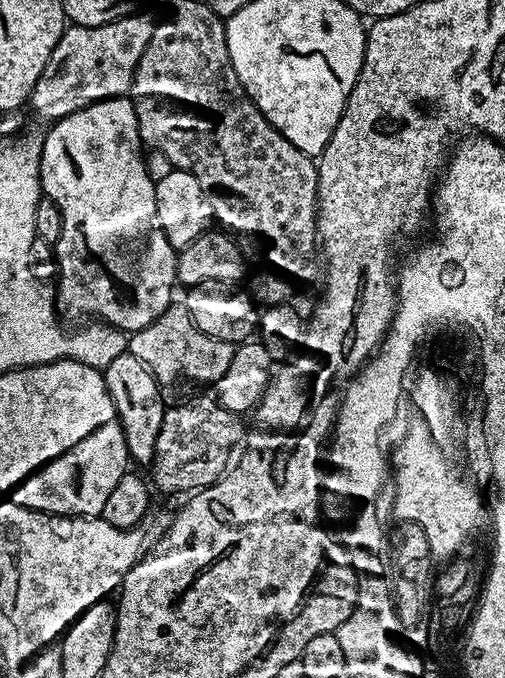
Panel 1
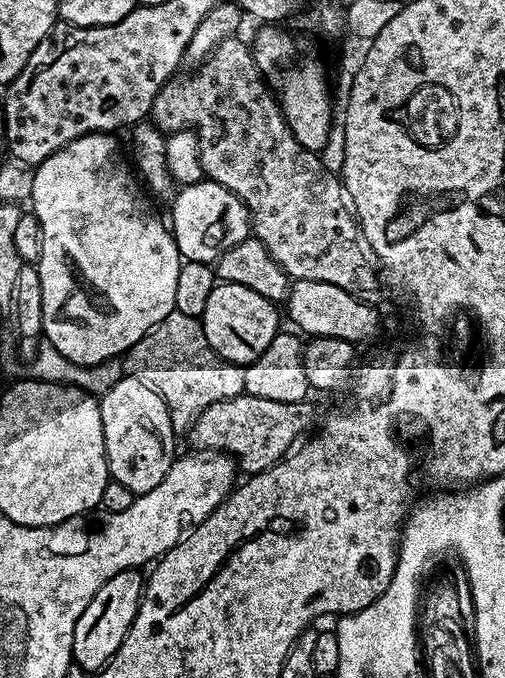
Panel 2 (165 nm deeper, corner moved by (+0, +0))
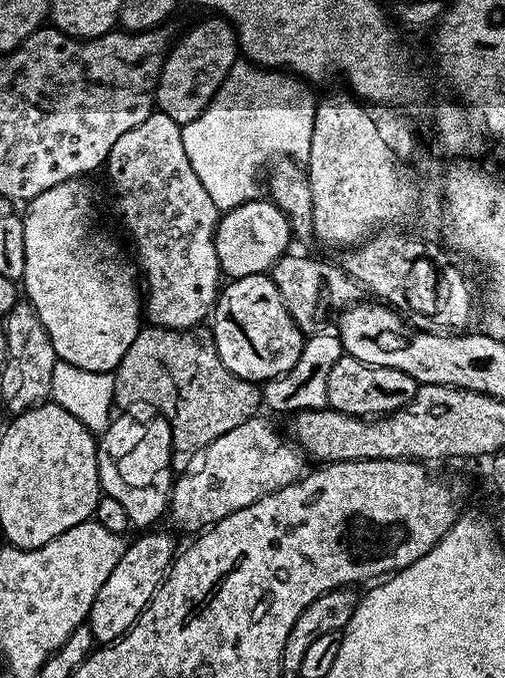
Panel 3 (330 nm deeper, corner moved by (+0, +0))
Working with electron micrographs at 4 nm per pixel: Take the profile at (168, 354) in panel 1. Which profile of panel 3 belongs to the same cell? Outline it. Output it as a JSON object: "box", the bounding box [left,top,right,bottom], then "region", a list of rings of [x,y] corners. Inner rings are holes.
{"box":[116,327,262,470],"region":[[[141,327],[140,333],[130,342],[130,350],[116,367],[116,400],[124,404],[149,404],[159,415],[167,420],[172,428],[172,467],[176,470],[187,468],[192,455],[202,450],[214,438],[242,426],[250,417],[257,415],[262,408],[262,392],[253,381],[235,376],[222,362],[218,346],[212,337],[211,327],[158,328]]]}

